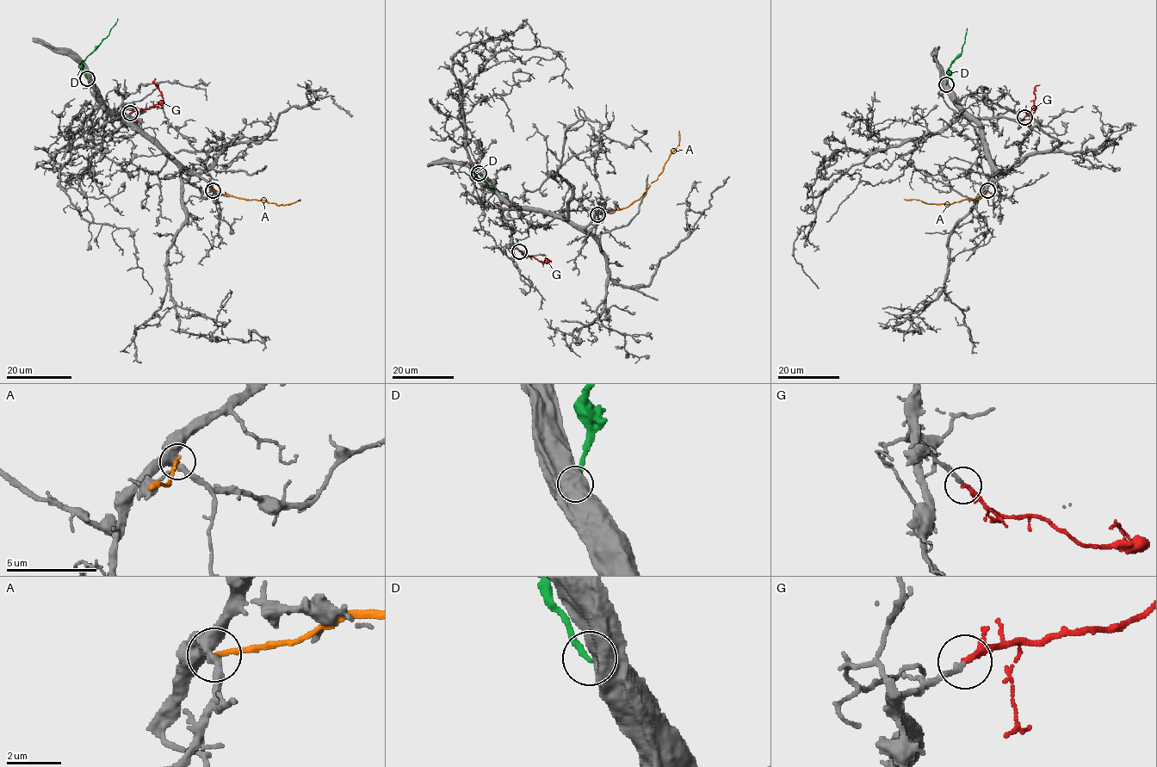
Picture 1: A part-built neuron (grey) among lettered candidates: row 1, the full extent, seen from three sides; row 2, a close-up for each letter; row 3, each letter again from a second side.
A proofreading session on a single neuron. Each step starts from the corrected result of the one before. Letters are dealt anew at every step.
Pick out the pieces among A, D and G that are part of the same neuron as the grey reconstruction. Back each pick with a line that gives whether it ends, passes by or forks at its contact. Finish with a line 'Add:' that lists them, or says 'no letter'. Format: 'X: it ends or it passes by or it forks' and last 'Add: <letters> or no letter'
G: it ends
Add: G

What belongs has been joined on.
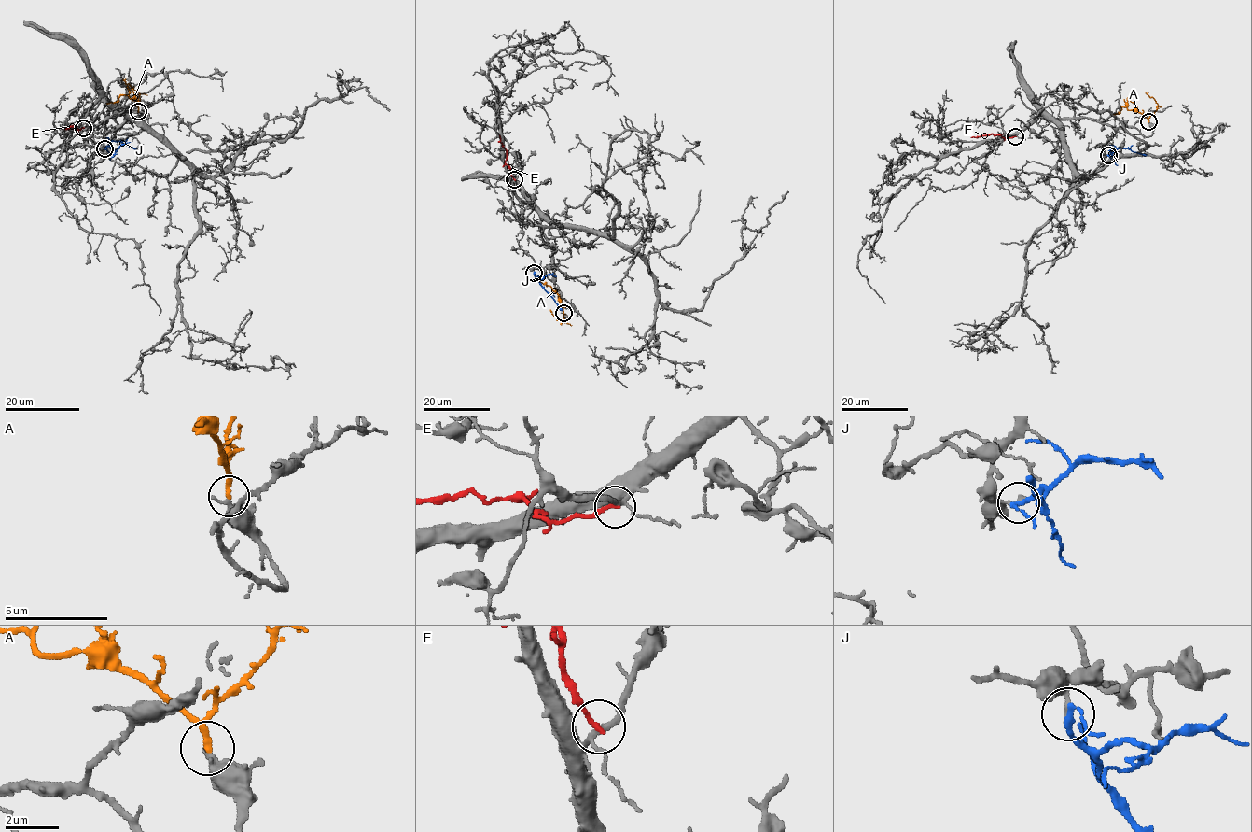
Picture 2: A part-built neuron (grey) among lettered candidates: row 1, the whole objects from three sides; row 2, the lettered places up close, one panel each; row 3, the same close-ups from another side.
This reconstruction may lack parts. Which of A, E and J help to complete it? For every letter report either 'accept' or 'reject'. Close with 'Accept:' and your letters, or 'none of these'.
A: accept
E: reject
J: reject
Accept: A

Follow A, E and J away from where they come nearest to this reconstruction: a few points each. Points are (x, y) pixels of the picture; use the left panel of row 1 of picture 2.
A: (138, 111), (135, 100), (127, 95), (105, 103)
E: (83, 128), (77, 130), (74, 125), (65, 129)
J: (104, 148), (111, 141), (121, 141), (136, 148)

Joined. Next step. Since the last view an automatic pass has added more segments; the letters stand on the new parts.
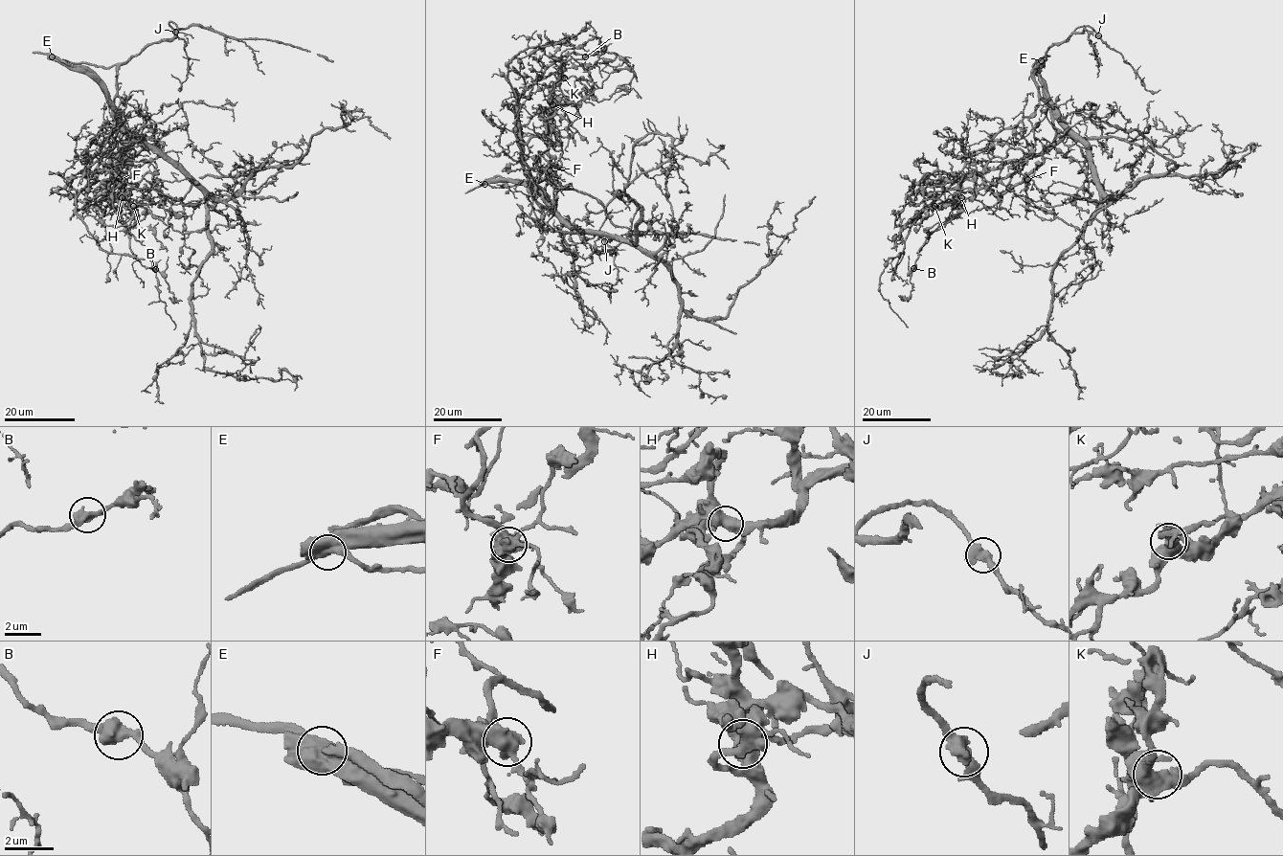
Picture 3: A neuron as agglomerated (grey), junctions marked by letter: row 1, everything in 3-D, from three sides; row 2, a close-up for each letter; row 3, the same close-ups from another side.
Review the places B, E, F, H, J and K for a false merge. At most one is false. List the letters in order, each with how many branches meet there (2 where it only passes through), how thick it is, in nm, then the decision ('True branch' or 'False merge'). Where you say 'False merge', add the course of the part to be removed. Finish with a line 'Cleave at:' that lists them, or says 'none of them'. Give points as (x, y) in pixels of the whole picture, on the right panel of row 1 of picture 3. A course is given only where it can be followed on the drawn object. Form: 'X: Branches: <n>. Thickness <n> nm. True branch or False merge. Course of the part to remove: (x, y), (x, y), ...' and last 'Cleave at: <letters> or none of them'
B: Branches: 2. Thickness 500 nm. True branch
E: Branches: 2. Thickness 750 nm. False merge. Course of the part to remove: (1041, 60), (1038, 106), (988, 143), (993, 157), (976, 174), (976, 193), (920, 248), (912, 291), (900, 299)
F: Branches: 2. Thickness 600 nm. True branch
H: Branches: 2. Thickness 650 nm. True branch
J: Branches: 2. Thickness 550 nm. True branch
K: Branches: 2. Thickness 600 nm. True branch
Cleave at: E

